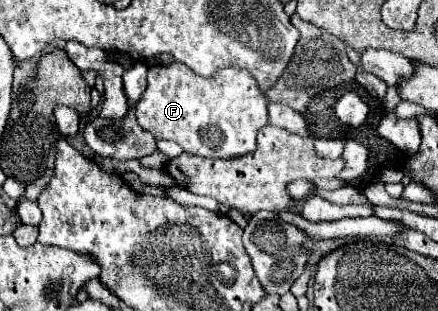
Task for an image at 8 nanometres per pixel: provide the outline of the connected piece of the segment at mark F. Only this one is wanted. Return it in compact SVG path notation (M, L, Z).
M174 61L170 65L158 65L148 69L148 87L142 93L142 101L136 105L138 123L150 131L156 139L176 141L186 153L200 157L238 157L256 149L258 129L268 125L268 101L258 89L258 81L248 71L228 67L222 69L214 79L204 79L190 71L186 65Z

